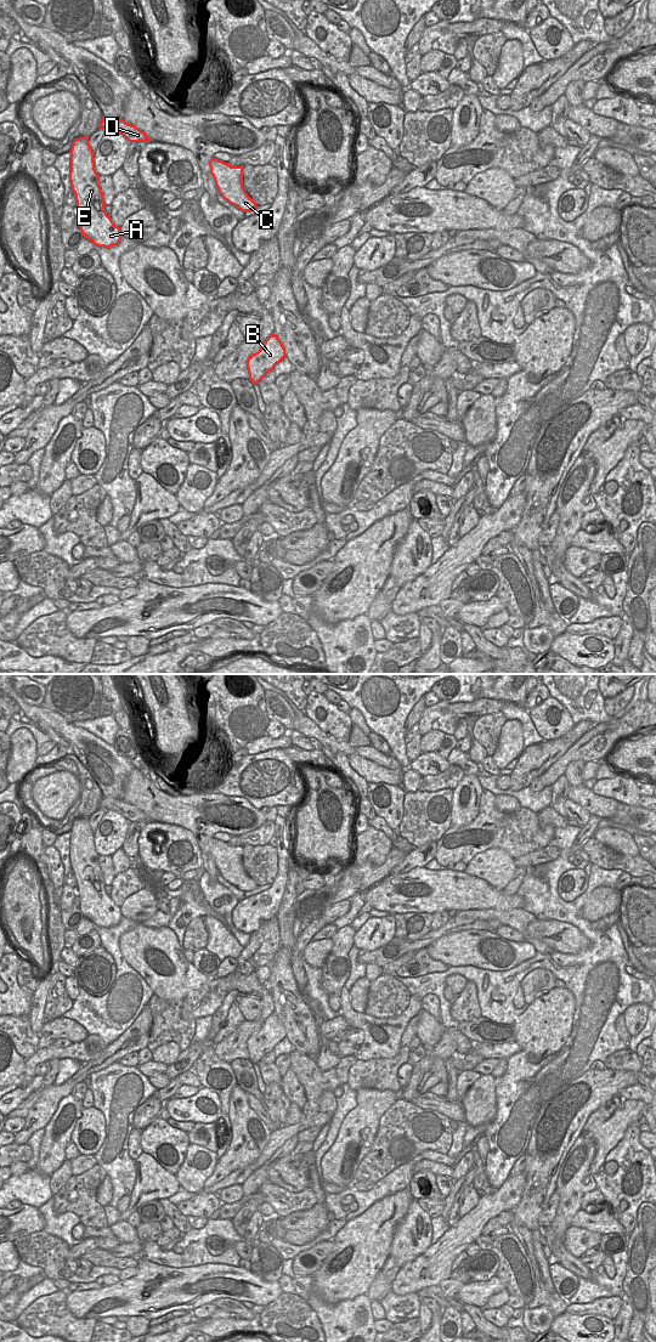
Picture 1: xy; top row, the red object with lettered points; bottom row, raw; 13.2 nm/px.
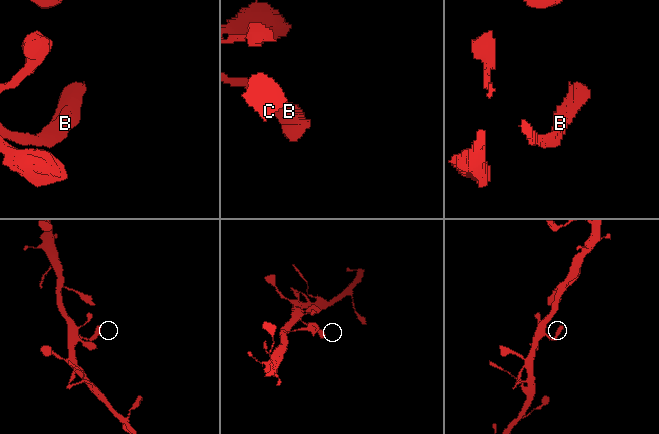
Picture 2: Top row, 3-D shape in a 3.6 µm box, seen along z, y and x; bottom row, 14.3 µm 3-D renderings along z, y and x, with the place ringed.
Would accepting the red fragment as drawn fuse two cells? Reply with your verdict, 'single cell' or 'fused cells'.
single cell

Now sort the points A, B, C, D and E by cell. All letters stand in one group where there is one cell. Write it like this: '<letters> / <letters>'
A B C D E

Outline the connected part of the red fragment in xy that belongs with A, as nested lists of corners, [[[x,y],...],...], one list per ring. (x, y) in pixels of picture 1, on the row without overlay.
[[[89,817],[73,821],[70,829],[69,861],[77,880],[80,911],[95,927],[111,928],[121,919],[120,907],[115,906],[104,891],[104,878],[95,850],[94,832]]]

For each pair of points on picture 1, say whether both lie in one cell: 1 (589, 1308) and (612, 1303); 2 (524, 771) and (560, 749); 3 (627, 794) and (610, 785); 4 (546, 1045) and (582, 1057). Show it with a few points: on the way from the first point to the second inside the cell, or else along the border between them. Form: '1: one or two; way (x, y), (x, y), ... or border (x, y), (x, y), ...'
1: one; way (595, 1307), (606, 1306)
2: one; way (532, 763), (552, 751)
3: one; way (622, 793), (611, 790)
4: two; border (571, 1023), (571, 1032), (565, 1043), (535, 1063)

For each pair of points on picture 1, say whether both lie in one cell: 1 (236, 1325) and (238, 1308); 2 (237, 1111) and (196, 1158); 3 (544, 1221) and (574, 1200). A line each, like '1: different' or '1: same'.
1: different
2: different
3: different

